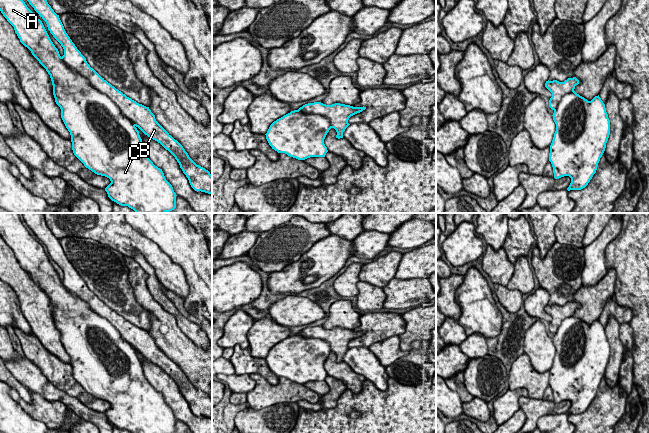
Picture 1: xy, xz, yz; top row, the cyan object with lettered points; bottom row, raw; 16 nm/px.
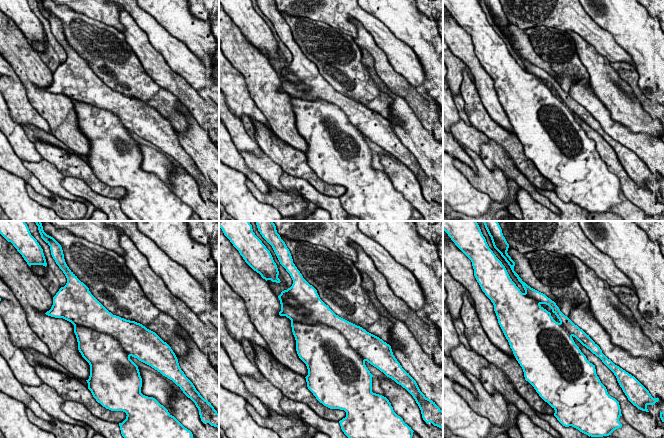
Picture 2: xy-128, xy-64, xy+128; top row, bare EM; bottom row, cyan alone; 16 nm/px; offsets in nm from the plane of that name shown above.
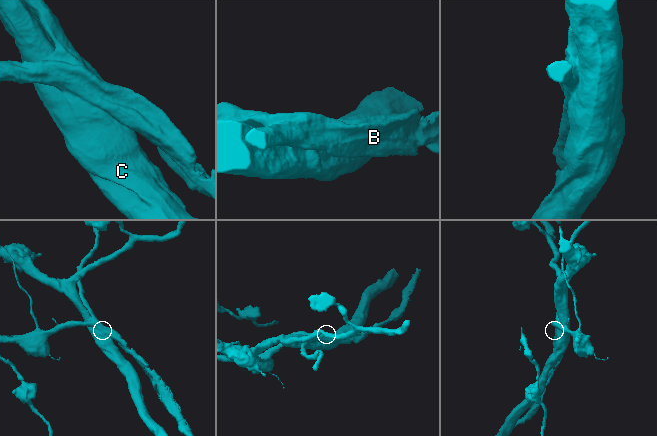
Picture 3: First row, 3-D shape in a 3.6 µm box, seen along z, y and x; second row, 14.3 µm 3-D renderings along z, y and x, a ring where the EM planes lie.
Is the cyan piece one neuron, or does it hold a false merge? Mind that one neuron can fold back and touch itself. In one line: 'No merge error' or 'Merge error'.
Merge error

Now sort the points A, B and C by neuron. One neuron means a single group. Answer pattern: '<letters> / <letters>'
A C / B

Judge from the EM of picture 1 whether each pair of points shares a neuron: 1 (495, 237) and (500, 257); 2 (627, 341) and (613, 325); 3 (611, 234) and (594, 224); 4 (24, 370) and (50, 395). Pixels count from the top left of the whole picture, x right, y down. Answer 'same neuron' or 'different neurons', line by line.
1: different neurons
2: different neurons
3: different neurons
4: different neurons

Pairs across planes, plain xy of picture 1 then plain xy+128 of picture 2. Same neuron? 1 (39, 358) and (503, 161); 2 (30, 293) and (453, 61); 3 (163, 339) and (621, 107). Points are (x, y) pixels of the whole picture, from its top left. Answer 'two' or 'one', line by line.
1: two
2: two
3: one

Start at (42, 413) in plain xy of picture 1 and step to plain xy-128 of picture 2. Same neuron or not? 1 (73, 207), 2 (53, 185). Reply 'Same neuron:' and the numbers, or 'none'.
Same neuron: 1

